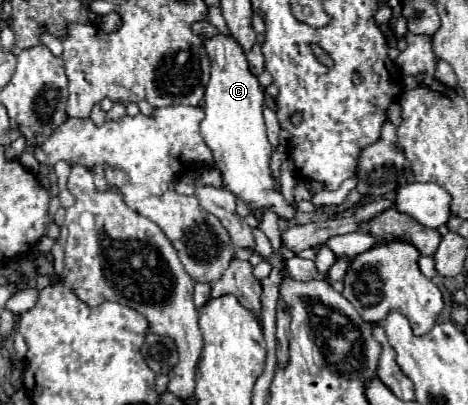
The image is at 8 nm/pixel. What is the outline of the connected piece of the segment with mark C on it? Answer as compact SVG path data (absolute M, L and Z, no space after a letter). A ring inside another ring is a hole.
M203 36L203 44L211 62L211 80L205 86L205 120L201 122L201 136L213 152L215 164L223 174L225 188L237 198L249 202L255 216L261 216L263 208L269 208L287 220L293 218L295 206L289 206L283 196L273 190L269 168L273 148L267 142L263 122L265 88L259 84L257 76L251 74L245 50L233 36Z

